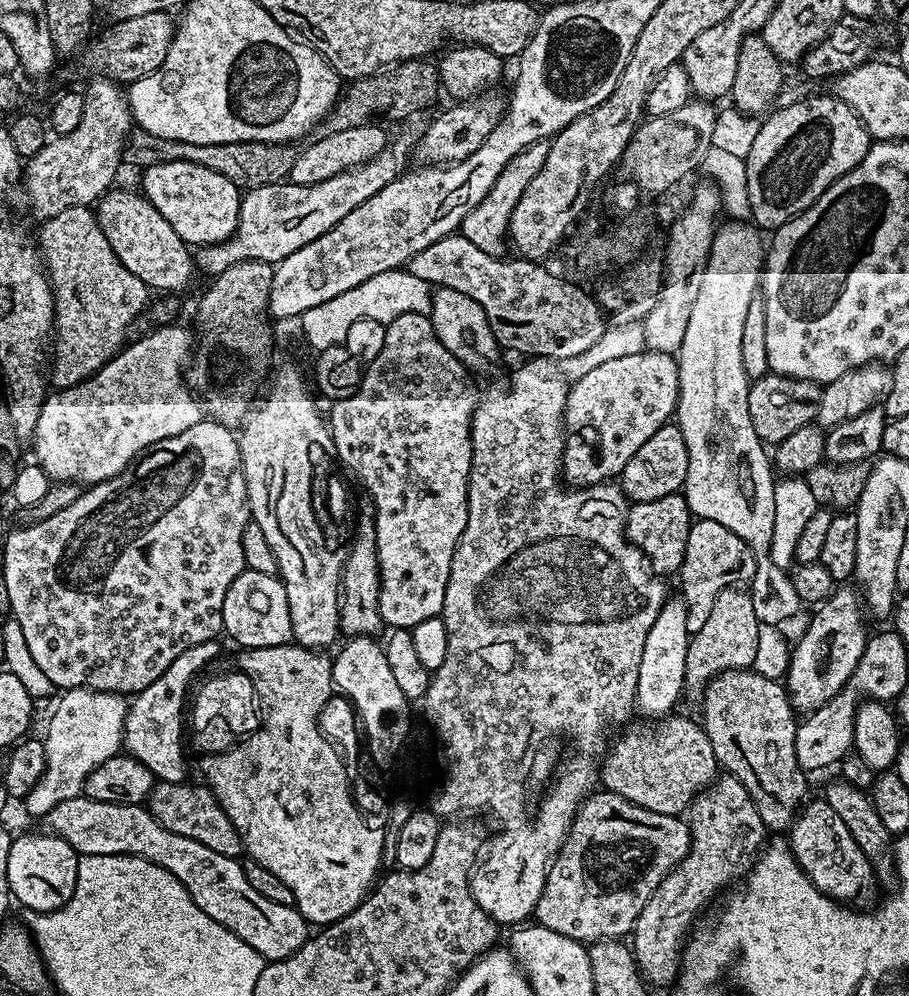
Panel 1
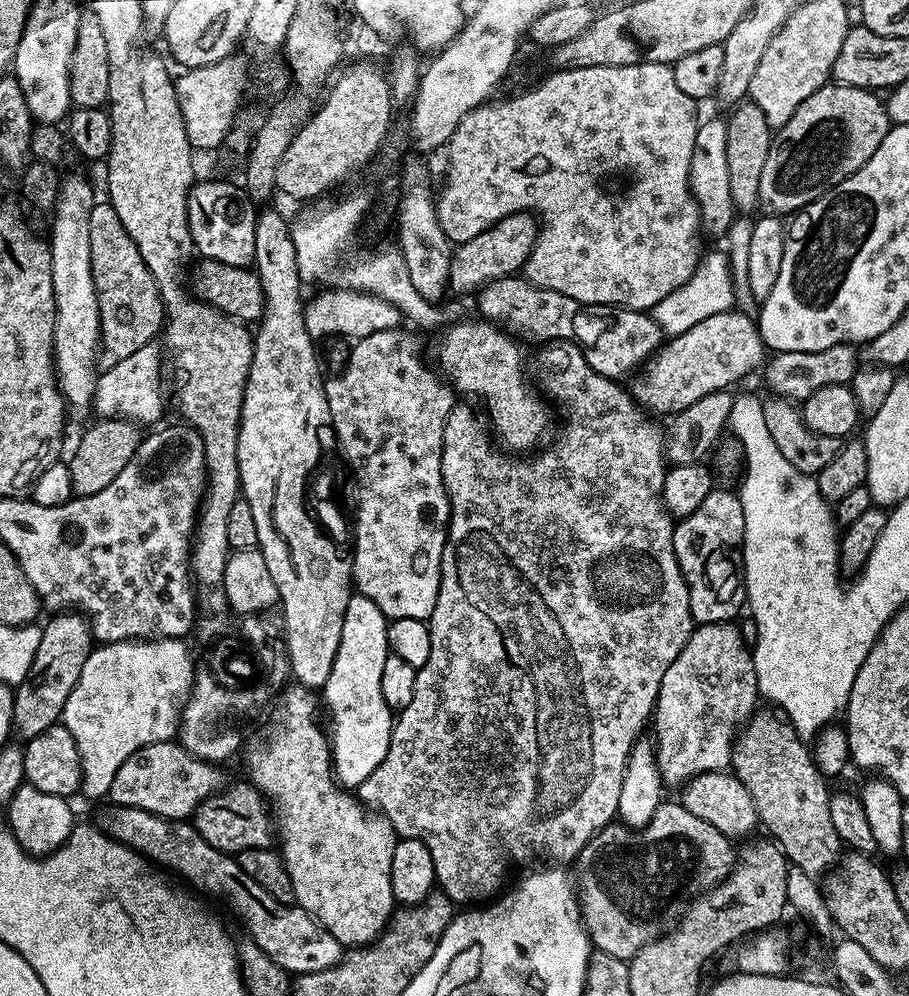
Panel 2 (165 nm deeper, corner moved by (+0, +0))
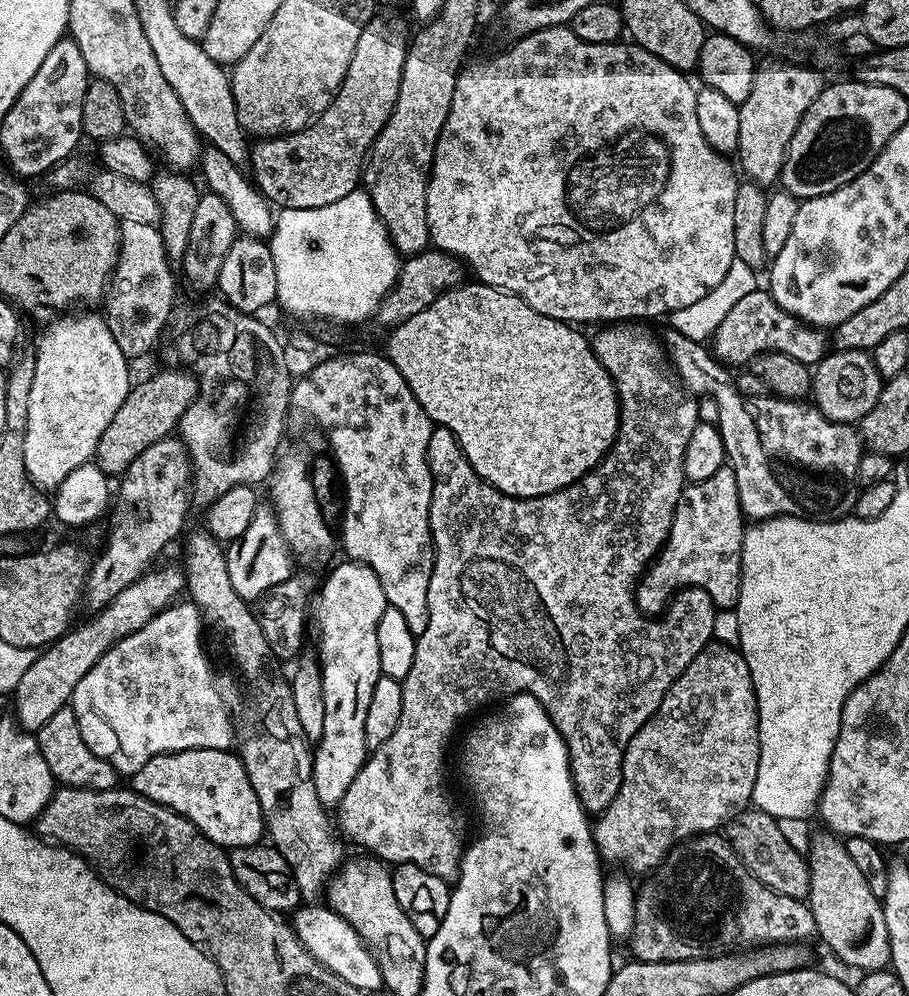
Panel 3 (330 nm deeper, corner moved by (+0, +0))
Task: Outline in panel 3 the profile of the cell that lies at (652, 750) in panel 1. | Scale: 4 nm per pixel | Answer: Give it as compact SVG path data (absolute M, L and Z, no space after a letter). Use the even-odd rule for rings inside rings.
M745 810L727 825L726 839L736 851L737 858L746 866L758 882L762 882L770 890L778 894L786 894L795 900L804 900L808 895L810 874L808 861L794 845L788 841L783 832L781 821L766 815L764 812Z

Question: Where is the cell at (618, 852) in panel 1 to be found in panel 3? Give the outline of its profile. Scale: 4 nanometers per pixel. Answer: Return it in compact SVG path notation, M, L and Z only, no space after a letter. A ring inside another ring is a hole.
M706 832L702 836L694 836L691 840L676 845L664 857L663 864L655 869L645 880L648 881L641 888L638 888L638 891L635 893L636 909L634 910L634 918L636 921L630 937L633 952L631 955L642 962L678 962L679 960L697 960L698 958L710 958L711 956L731 956L761 946L808 942L808 939L817 935L814 914L808 909L807 903L804 900L790 898L786 894L778 894L774 890L767 888L762 882L758 882L758 878L754 878L754 874L750 874L746 870L744 863L737 858L736 851L733 850L727 839L716 832Z

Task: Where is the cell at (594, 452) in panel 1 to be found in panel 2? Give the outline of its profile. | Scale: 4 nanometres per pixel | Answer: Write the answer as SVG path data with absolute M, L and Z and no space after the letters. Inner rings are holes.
M736 311L714 314L684 334L661 343L660 349L648 357L648 363L631 381L630 391L637 404L652 414L675 414L694 406L694 402L706 398L706 394L723 392L739 385L744 374L757 371L766 360L764 339L760 337L757 321L753 317L751 320L744 312Z

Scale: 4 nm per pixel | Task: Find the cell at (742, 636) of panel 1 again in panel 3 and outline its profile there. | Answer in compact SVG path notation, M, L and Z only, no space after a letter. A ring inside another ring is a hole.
M713 642L707 644L702 651L682 670L682 674L670 686L670 690L662 698L658 710L640 727L638 734L630 738L630 746L624 751L622 762L622 782L618 794L614 794L614 802L605 812L599 813L594 824L594 835L596 837L596 850L600 853L600 859L605 865L620 864L629 873L644 872L651 873L660 867L664 857L678 844L683 844L694 836L702 836L706 832L716 832L723 829L733 818L740 815L751 805L754 782L758 778L758 758L760 757L760 715L758 714L758 702L754 694L754 682L750 678L750 666L746 666L746 658L740 652L739 647L728 644Z

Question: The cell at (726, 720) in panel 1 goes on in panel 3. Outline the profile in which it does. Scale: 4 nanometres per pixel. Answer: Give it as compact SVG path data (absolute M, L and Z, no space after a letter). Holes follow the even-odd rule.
M819 830L812 836L812 849L806 852L808 861L808 873L810 874L810 886L806 903L808 909L814 914L816 933L819 939L824 939L824 944L845 964L848 968L857 968L860 974L870 972L883 972L891 965L892 954L888 941L886 928L886 914L881 897L870 890L870 882L862 878L862 870L854 863L854 858L846 850L844 840L834 832Z

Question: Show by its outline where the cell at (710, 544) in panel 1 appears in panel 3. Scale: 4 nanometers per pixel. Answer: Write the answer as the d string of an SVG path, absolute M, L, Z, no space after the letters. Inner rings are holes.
M731 466L720 468L718 474L706 478L702 482L688 484L678 498L672 528L668 531L668 540L659 553L658 562L653 563L650 568L652 584L656 587L654 589L701 588L706 590L706 594L710 594L717 609L735 609L742 590L742 546L745 531L746 517L740 505L738 482L734 478L734 470Z

